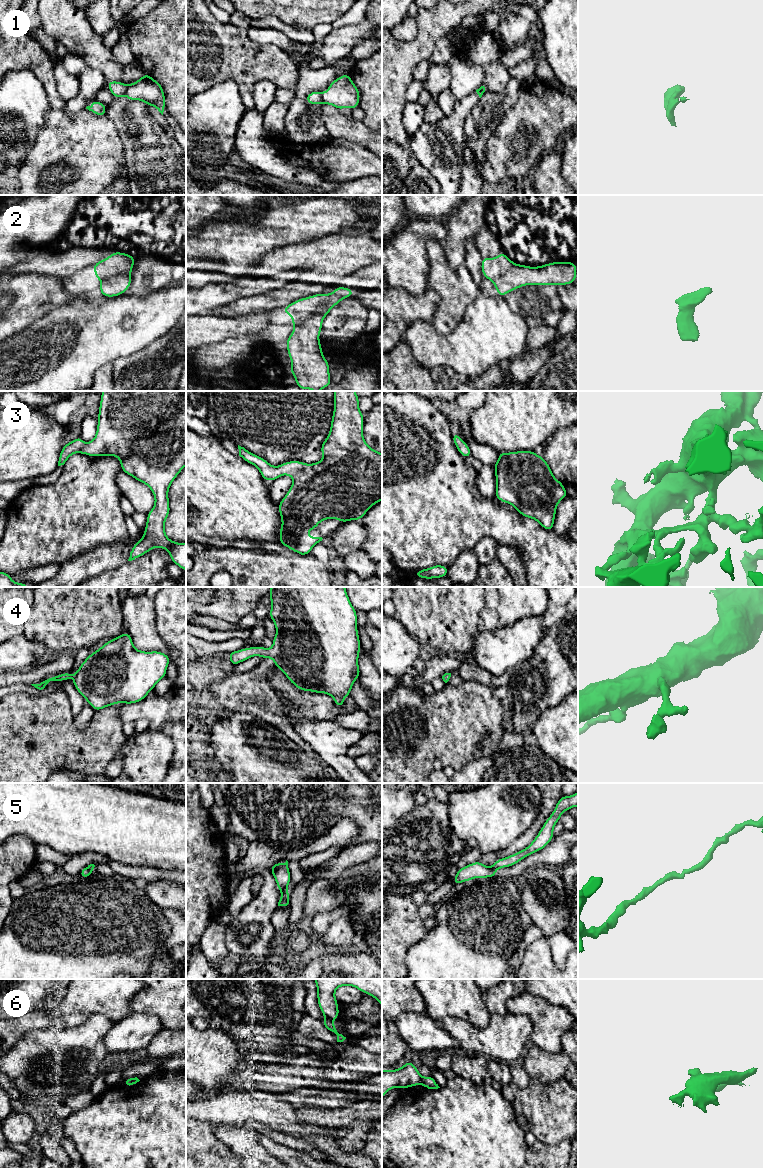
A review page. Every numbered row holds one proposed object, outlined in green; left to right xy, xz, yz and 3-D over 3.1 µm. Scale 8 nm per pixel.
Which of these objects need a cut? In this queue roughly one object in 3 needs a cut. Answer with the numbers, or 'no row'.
1, 2, 5, 6

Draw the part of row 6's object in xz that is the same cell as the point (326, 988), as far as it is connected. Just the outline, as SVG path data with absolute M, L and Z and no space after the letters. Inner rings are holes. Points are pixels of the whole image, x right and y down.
M314 979L317 986L318 1006L326 1018L339 1017L335 991L340 986L353 986L374 997L382 1006L382 979Z

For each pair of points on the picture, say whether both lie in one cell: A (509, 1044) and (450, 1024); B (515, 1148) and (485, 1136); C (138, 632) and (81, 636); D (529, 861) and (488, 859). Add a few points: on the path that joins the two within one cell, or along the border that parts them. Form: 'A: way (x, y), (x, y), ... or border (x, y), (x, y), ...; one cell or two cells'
A: way (494, 1041), (472, 1040), (465, 1033); one cell
B: way (508, 1148), (503, 1148), (492, 1137); one cell
C: border (121, 602), (122, 617), (125, 624); two cells
D: border (479, 860), (491, 867); two cells

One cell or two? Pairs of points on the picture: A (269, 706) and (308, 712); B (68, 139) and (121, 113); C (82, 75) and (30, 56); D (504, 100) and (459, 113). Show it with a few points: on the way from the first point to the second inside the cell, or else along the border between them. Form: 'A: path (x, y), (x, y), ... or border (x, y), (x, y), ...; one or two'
A: border (283, 706), (286, 713); two
B: border (106, 115), (114, 124), (120, 140); two
C: border (41, 46), (53, 60), (54, 80), (57, 88); two
D: border (484, 93), (469, 113); two

